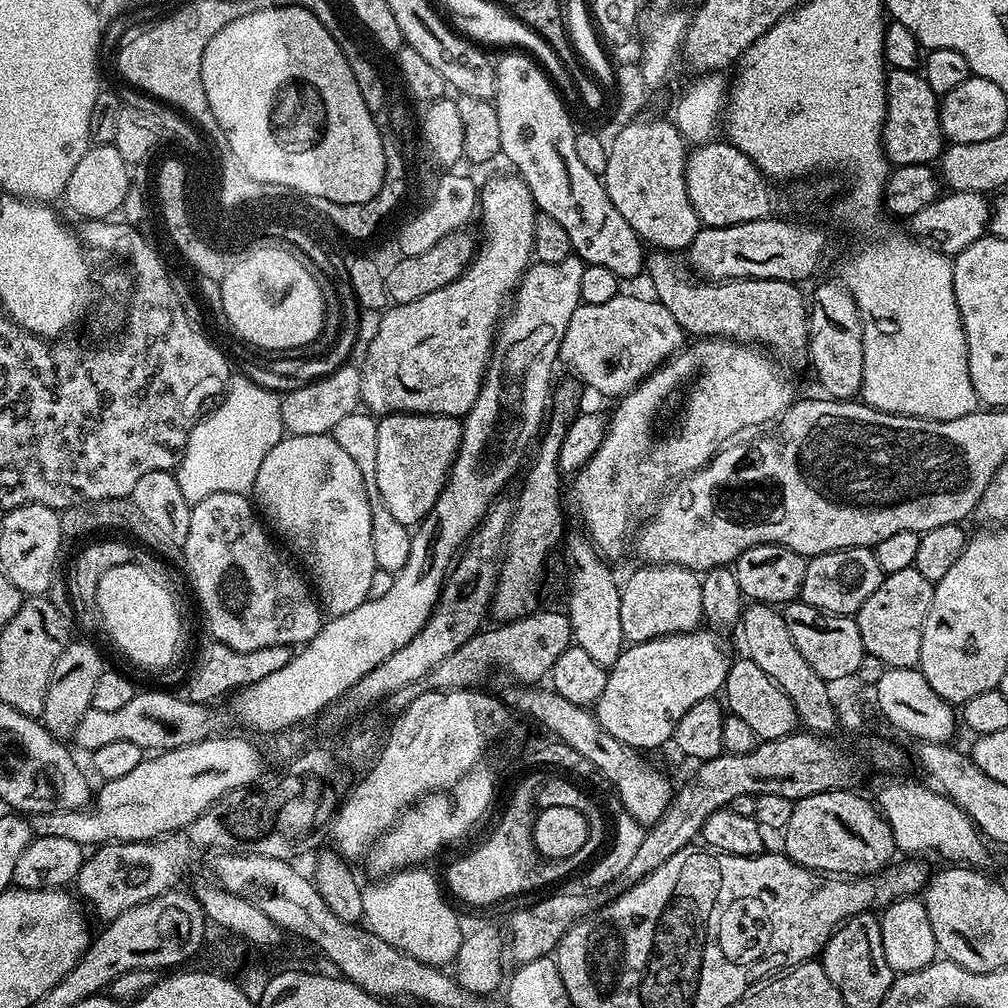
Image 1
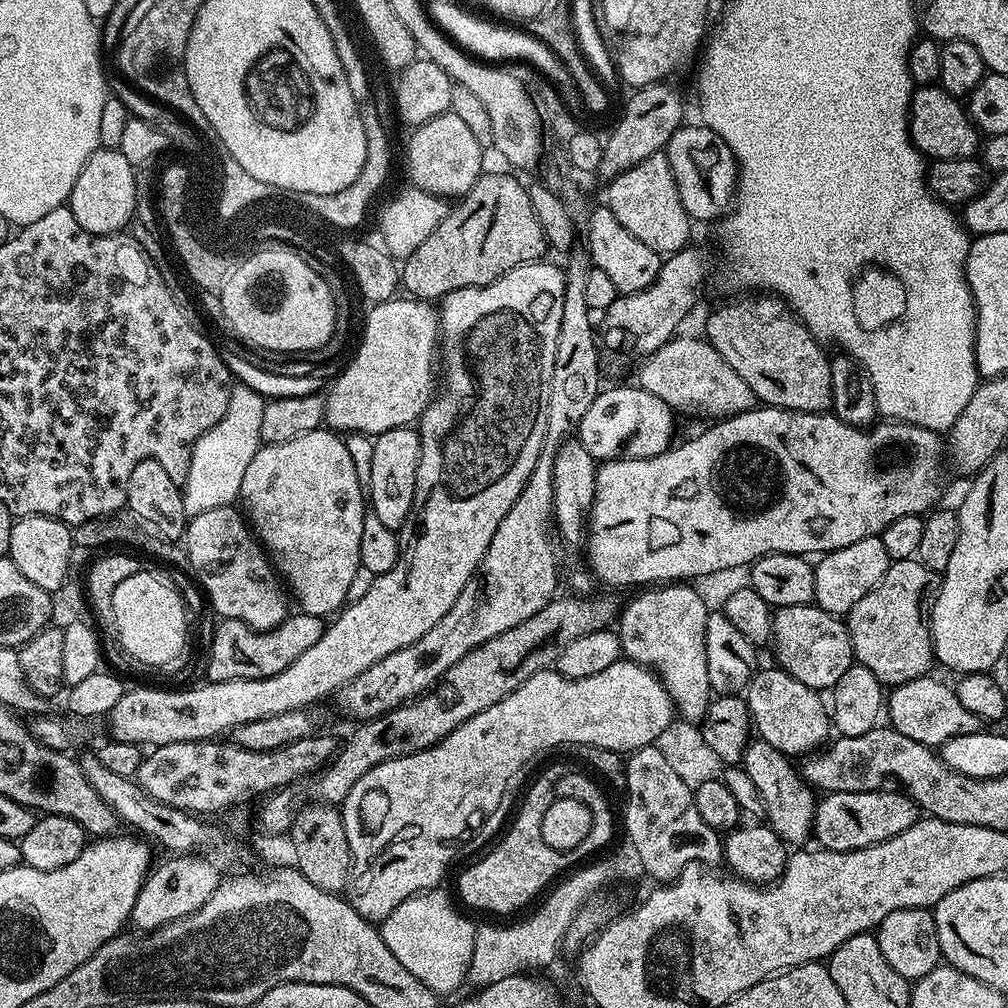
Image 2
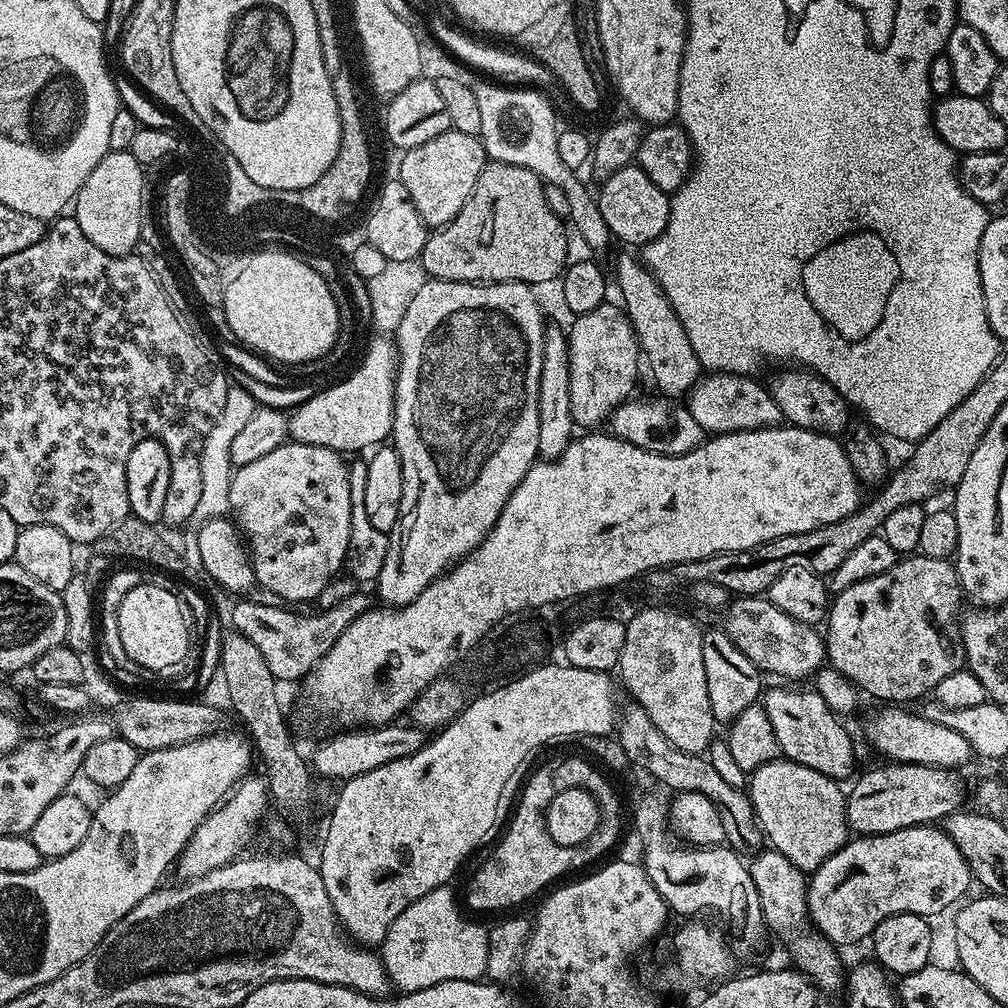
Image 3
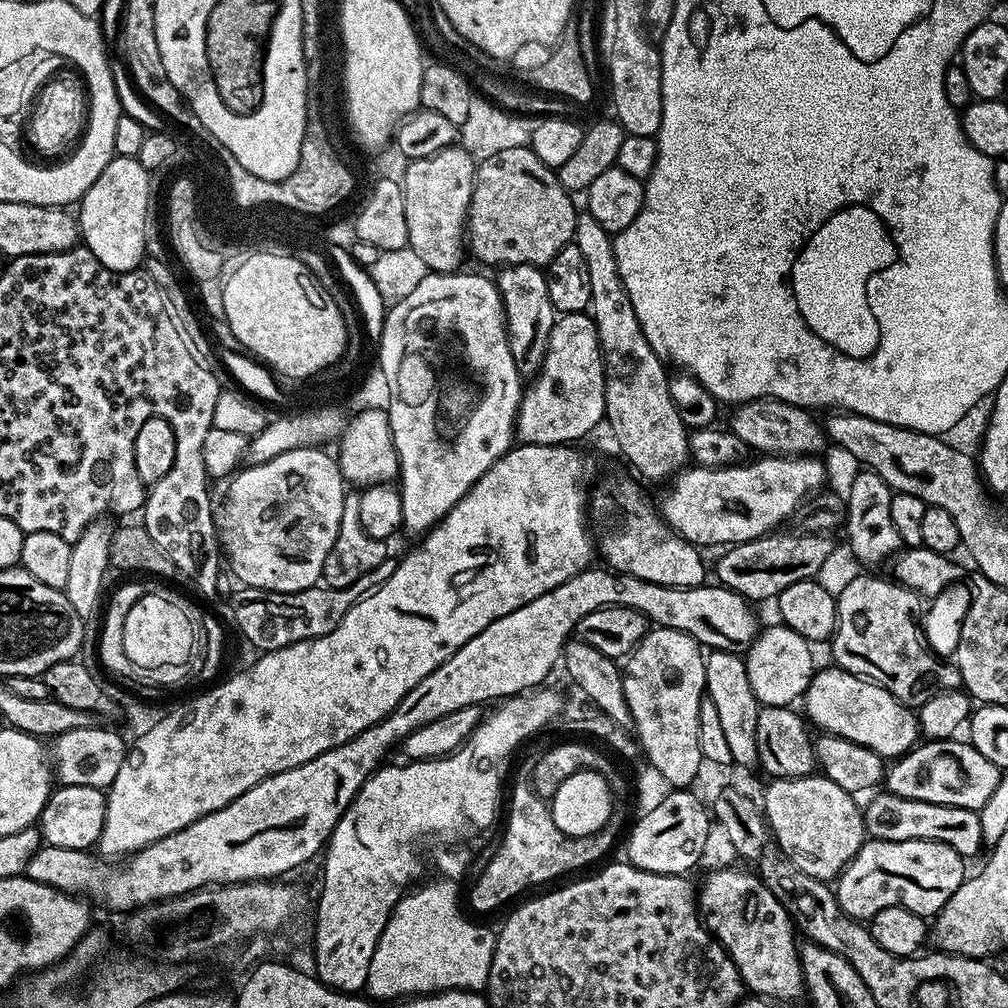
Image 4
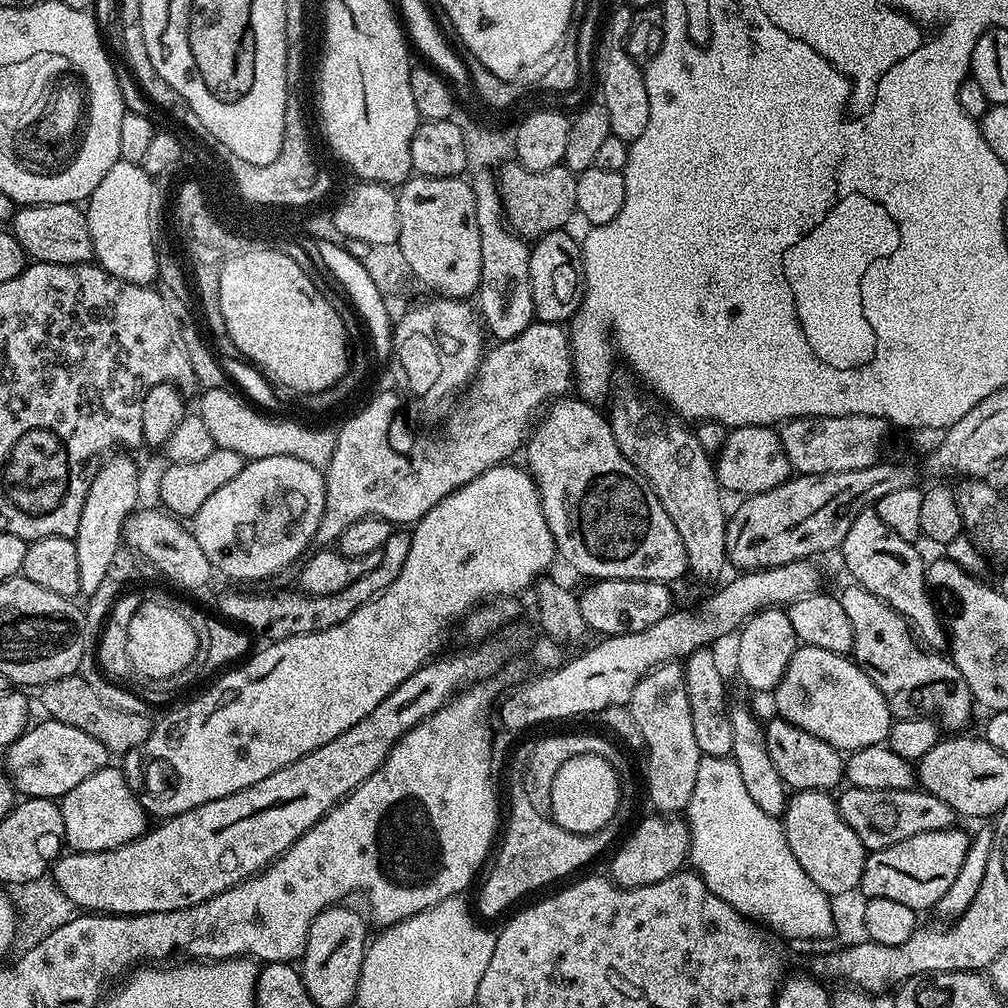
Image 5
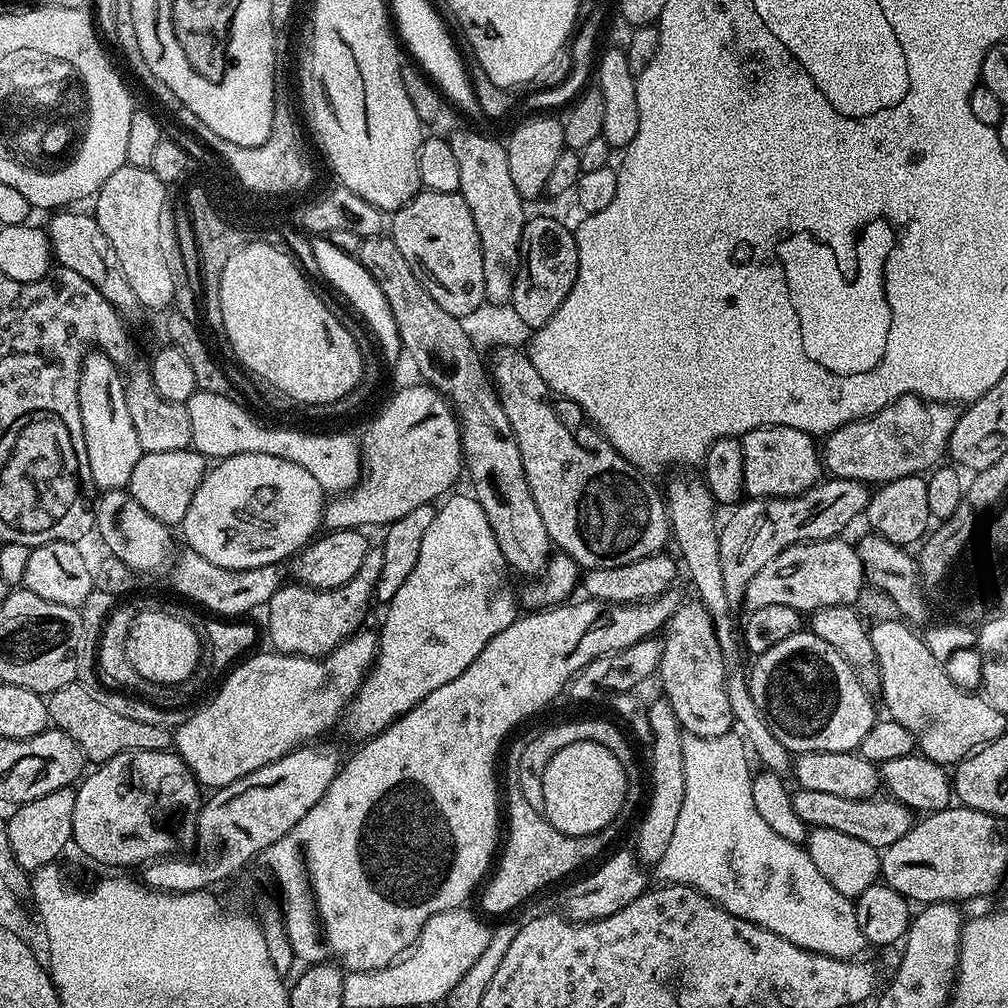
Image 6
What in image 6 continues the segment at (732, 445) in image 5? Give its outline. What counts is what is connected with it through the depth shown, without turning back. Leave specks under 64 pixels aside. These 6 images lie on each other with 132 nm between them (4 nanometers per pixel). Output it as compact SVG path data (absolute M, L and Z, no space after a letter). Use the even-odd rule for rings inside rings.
M766 426L750 430L740 440L742 446L742 462L744 463L744 490L749 497L797 496L822 479L822 452L814 441L813 433L794 430L790 426Z

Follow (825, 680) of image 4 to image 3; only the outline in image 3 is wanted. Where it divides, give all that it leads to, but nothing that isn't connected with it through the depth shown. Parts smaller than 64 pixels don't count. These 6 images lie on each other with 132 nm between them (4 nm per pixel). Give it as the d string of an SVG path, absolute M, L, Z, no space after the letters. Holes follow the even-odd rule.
M884 706L873 718L872 724L864 728L868 740L889 761L897 764L921 764L931 768L963 769L968 759L973 759L974 753L970 742L958 734L958 730L950 730L950 726L942 726L929 716L919 711L907 712L904 706Z

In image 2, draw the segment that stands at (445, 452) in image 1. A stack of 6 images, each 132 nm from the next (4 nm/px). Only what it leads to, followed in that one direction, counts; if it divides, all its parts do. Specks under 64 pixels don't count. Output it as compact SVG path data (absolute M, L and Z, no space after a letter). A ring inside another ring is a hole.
M415 427L386 430L374 439L374 458L370 462L370 486L366 489L370 510L378 519L394 529L400 529L412 509L418 458L420 457L420 434Z

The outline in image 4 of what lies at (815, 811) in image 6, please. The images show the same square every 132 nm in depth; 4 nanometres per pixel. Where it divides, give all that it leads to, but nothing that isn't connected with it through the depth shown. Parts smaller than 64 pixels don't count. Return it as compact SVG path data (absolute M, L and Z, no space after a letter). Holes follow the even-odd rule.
M887 790L877 791L873 796L876 797L862 808L864 831L871 839L882 842L942 842L965 858L978 855L980 848L985 847L979 812L966 810L962 806L942 806L938 802L918 802Z

